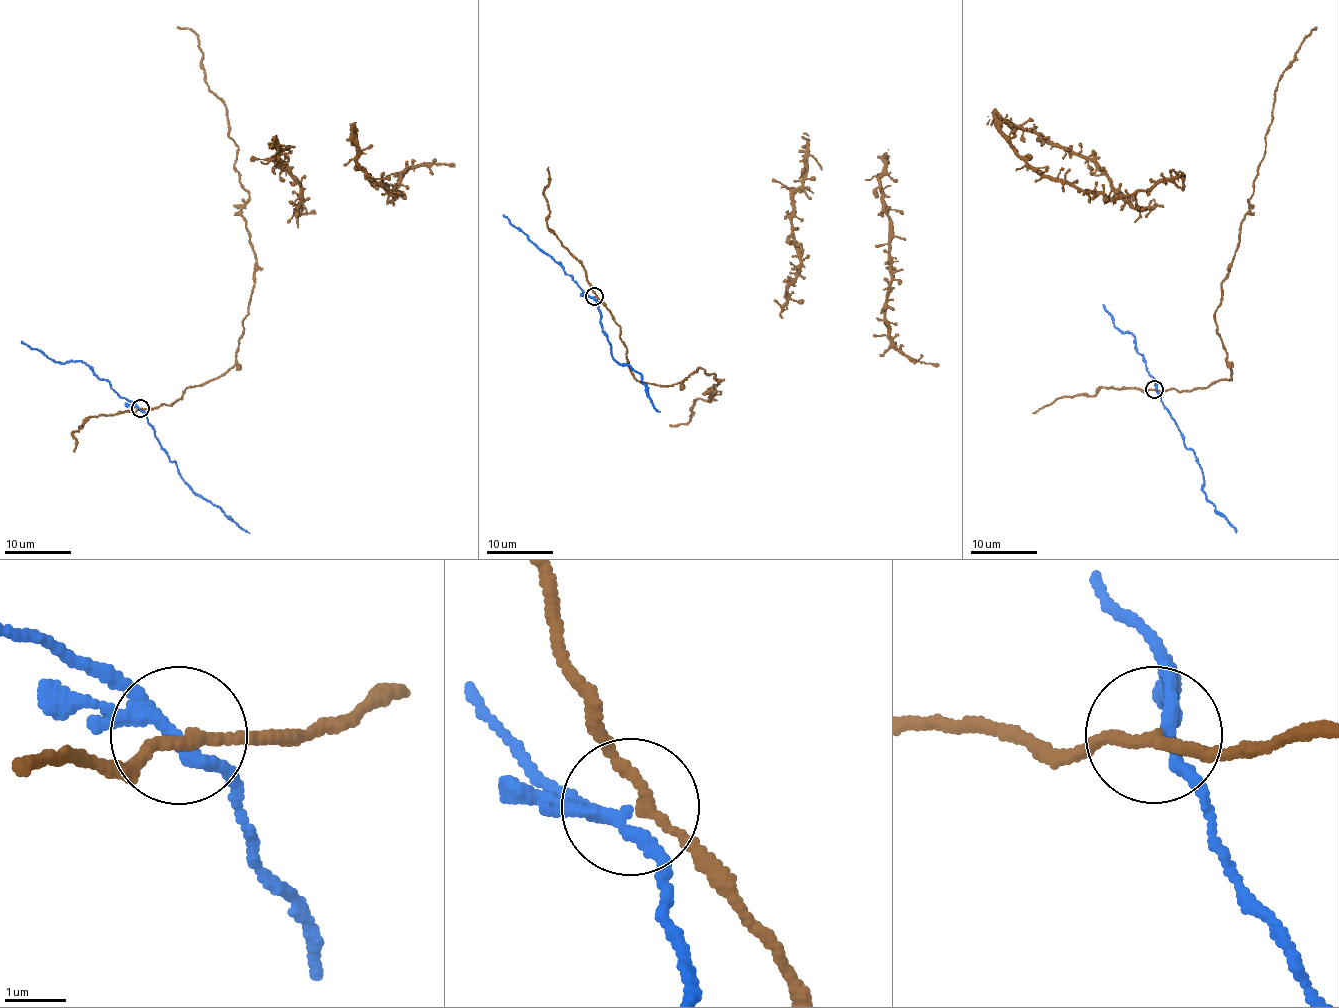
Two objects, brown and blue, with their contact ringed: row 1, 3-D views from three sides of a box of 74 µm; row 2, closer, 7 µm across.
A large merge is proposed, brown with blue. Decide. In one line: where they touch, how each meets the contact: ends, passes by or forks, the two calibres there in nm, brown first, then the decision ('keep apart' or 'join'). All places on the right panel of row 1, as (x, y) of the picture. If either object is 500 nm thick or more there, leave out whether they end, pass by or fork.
place (1154, 389); brown passes by; blue passes by; calibres 160 and 200 nm; keep apart

